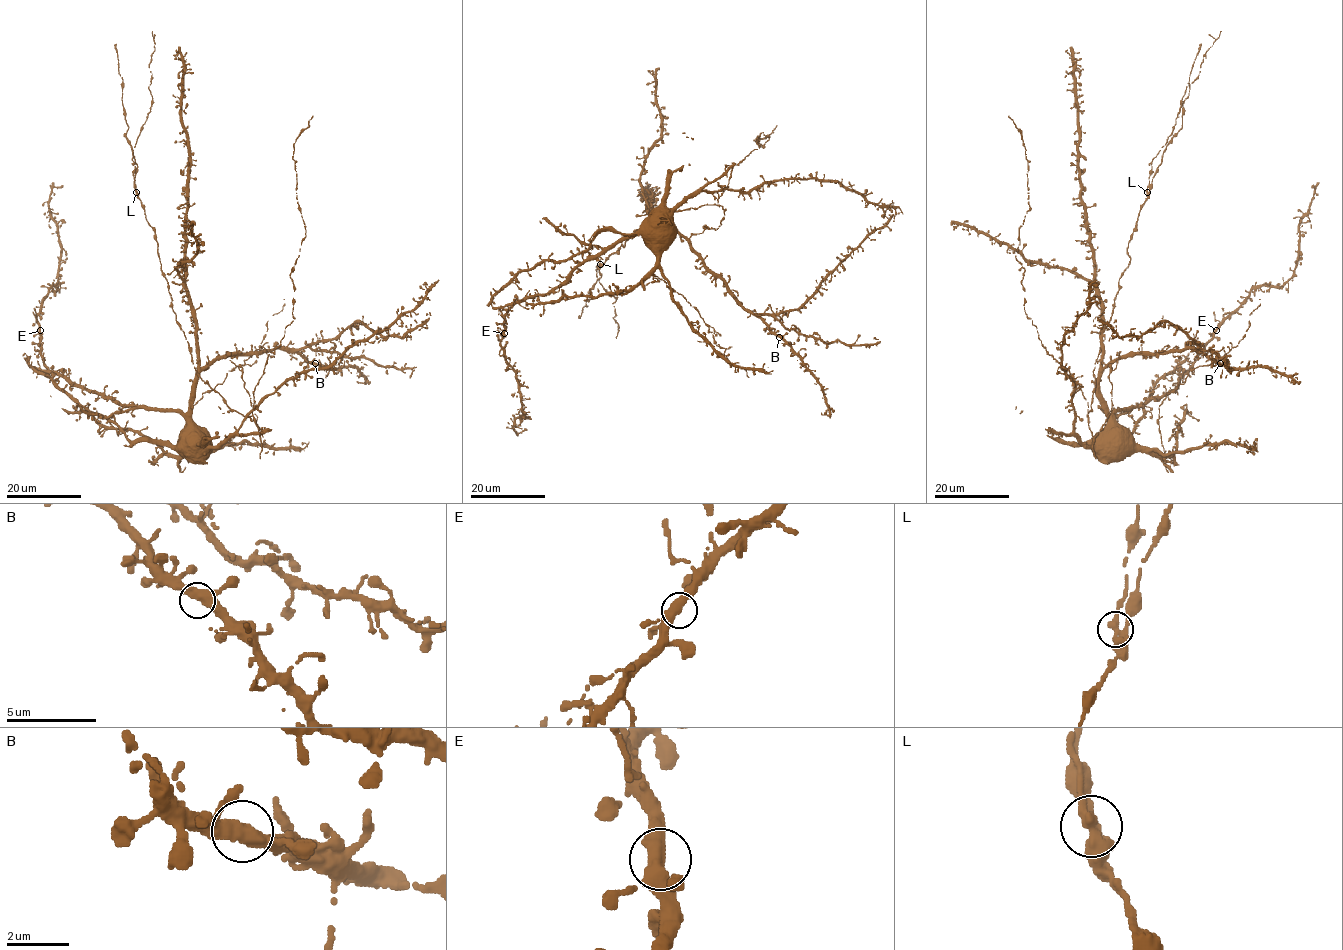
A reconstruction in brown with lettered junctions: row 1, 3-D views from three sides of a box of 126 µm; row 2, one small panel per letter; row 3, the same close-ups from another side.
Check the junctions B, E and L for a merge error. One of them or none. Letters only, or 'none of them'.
L

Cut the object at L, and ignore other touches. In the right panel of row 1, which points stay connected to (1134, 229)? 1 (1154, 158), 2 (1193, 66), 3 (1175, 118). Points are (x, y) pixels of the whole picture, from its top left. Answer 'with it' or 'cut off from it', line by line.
1: cut off from it
2: with it
3: cut off from it

